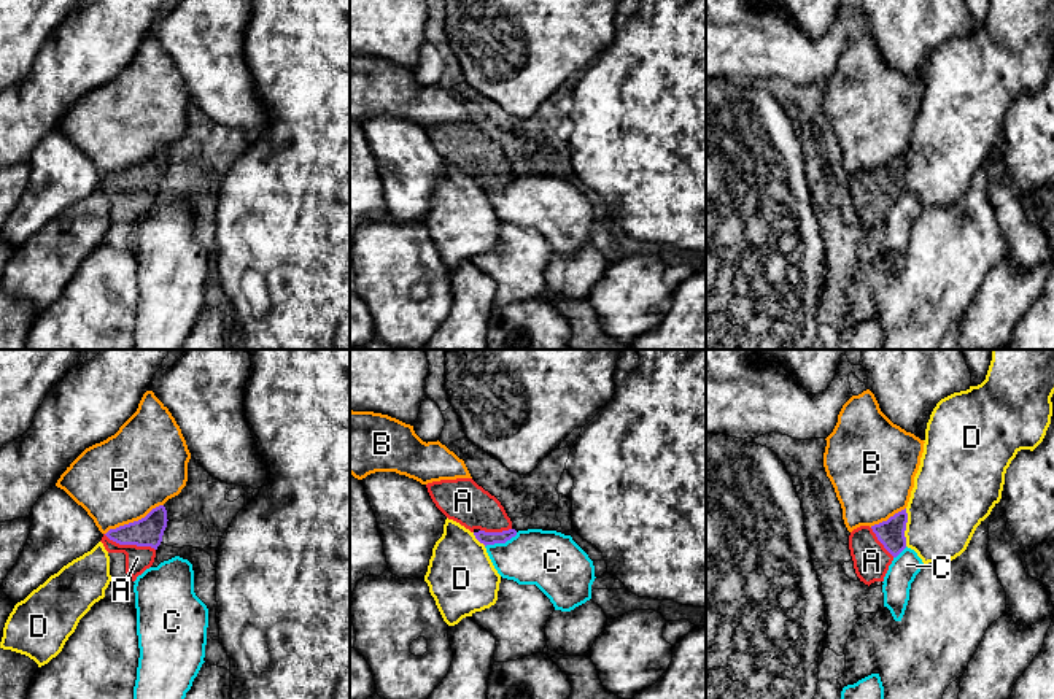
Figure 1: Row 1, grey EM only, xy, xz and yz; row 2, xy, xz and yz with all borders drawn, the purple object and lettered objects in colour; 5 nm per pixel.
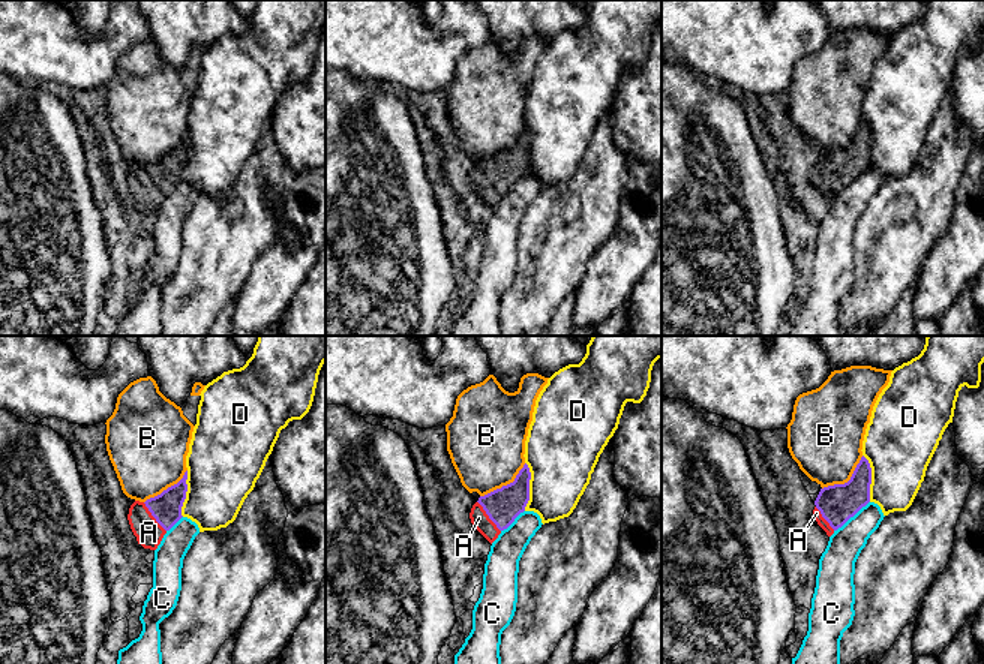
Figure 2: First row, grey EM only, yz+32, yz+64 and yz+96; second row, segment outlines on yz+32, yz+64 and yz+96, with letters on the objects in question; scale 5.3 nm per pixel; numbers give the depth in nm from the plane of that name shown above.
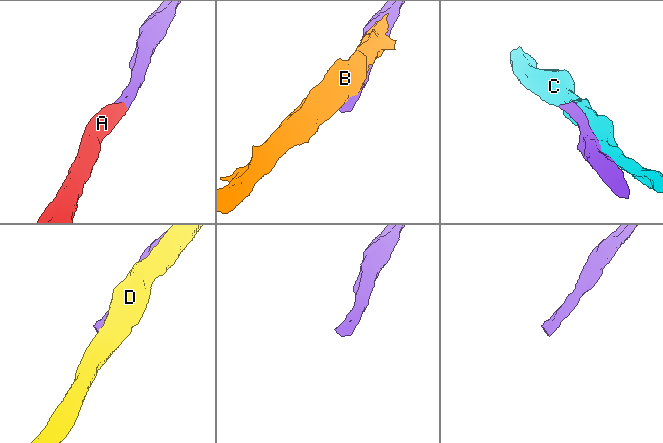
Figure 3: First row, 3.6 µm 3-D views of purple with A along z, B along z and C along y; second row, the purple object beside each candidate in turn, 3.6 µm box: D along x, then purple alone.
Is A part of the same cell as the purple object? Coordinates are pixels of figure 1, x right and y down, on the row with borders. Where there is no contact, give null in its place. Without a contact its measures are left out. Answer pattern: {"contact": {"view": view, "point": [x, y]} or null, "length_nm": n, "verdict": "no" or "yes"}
{"contact": {"view": "xy", "point": [129, 544]}, "length_nm": 280, "verdict": "yes"}

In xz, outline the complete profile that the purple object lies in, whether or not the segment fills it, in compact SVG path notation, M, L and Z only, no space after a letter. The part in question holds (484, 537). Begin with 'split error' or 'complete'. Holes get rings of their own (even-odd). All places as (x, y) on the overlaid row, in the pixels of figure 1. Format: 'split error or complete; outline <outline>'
split error; outline M456 478L456 480L440 480L426 485L428 492L436 504L436 507L448 518L466 529L469 529L475 539L486 545L506 543L517 535L512 527L512 521L507 516L501 502L479 486L472 478Z

